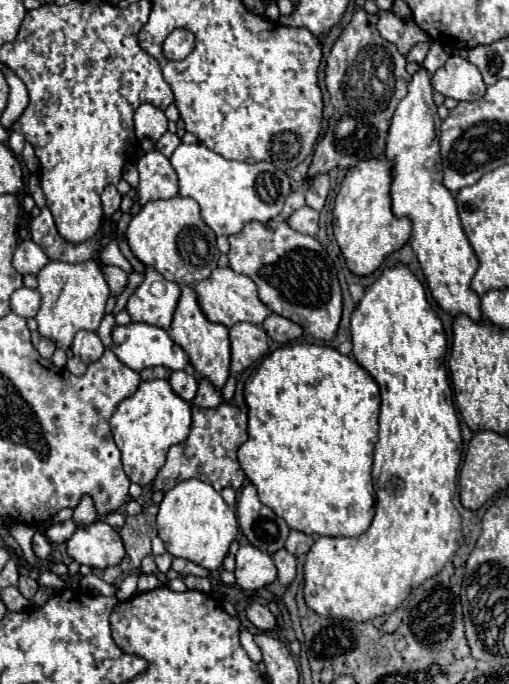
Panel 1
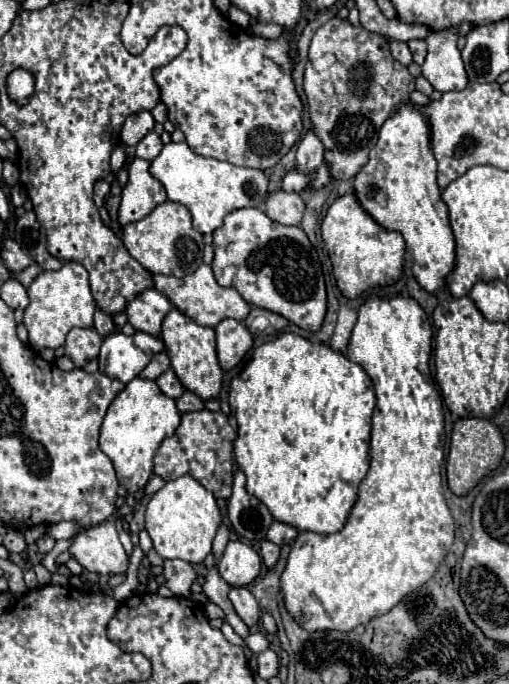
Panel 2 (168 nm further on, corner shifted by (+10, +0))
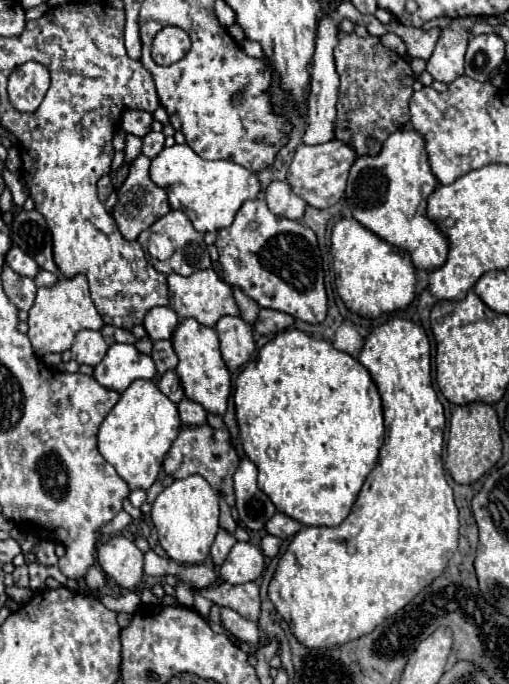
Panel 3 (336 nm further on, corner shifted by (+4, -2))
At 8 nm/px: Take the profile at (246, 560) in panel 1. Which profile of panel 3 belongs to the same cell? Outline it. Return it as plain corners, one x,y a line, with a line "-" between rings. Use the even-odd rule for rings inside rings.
237,541
219,569
219,579
231,585
249,583
263,573
263,567
265,567
265,557
260,547
251,542

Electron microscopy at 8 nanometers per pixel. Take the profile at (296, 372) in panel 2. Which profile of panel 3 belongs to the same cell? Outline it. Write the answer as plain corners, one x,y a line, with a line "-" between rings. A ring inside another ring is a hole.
285,329
285,331
277,333
269,343
265,343
261,347
257,359
251,361
237,377
237,381
235,381
235,409
237,409
237,425
239,425
239,433
241,433
243,451
259,467
259,489
269,495
269,499
275,503
277,511
291,515
295,521
299,521
303,525
327,525
327,527
339,525
349,515
349,511
351,511
351,507
361,491
361,485
365,483
367,475
375,467
377,457
379,457
379,449
383,445
383,435
385,435
383,405
381,405
379,391
377,391
369,371
357,359
353,359
349,353
337,351
329,341
313,339
299,329

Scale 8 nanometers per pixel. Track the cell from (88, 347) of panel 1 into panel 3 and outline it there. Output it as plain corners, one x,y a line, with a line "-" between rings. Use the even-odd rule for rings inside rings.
85,329
85,331
79,331
75,341
73,341
73,347
71,347
71,353
73,353
73,359
77,363
85,363
85,365
97,365
105,353
107,353
107,343
103,341
103,335
101,331
91,331
91,329

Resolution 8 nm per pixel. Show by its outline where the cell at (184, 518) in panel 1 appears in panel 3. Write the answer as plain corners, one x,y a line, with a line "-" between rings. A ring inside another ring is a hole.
201,475
177,479
157,495
151,509
151,519
155,523
161,547
173,561
183,565
203,563
219,529
219,497

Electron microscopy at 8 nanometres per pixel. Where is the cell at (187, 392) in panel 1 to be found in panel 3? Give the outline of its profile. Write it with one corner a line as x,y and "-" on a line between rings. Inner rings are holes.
167,371
159,377
157,381
157,387
173,401
173,403
179,403
183,399
183,387
179,383
179,377
175,371

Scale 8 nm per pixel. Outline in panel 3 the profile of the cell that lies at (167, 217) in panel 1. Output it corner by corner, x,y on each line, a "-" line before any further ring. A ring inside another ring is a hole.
169,211
165,217
157,219
149,229
145,229
137,241
141,243
147,261
159,273
191,275
199,269
211,267
211,259
209,259
209,251
207,251
207,245
203,241
203,235
193,229
189,217
183,211

